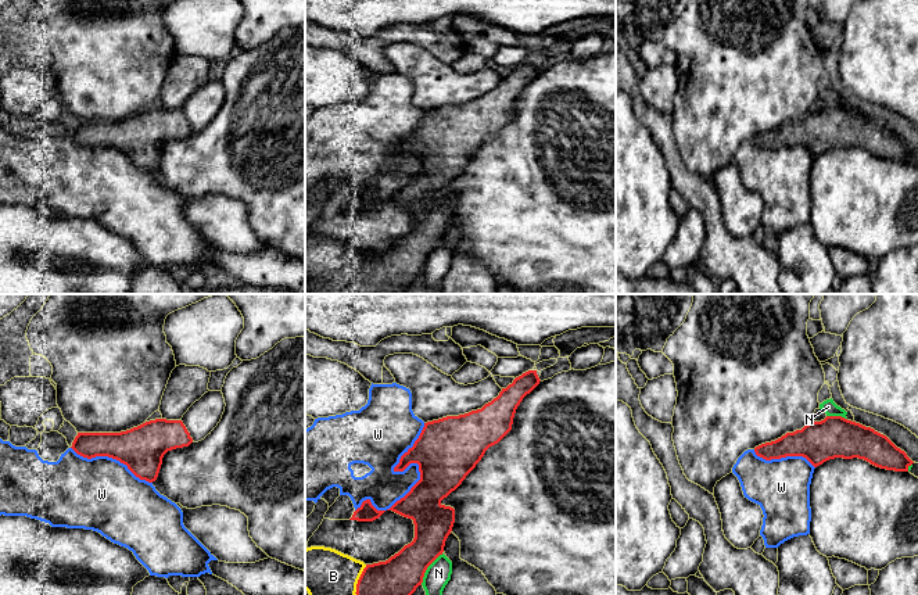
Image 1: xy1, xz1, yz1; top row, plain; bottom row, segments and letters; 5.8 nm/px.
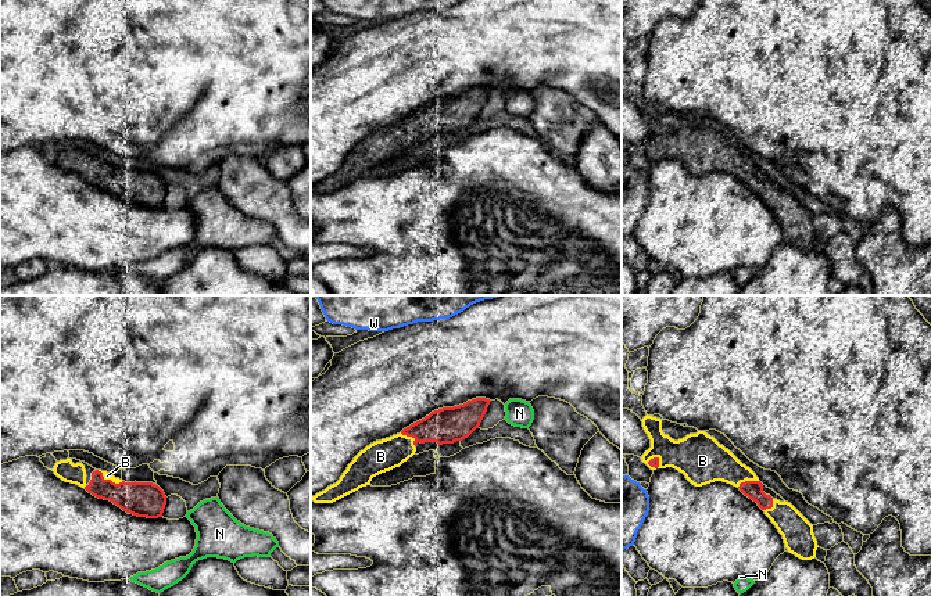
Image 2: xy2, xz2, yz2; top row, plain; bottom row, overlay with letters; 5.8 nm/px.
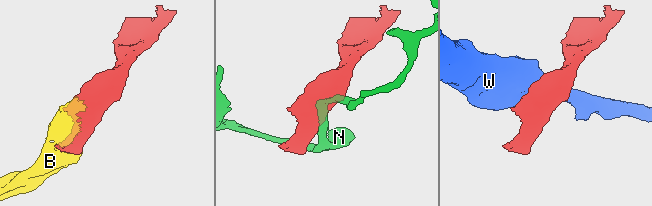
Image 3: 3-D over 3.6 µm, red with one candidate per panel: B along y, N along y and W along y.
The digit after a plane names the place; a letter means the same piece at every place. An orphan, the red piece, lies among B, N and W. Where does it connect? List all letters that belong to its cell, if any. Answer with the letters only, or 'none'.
B

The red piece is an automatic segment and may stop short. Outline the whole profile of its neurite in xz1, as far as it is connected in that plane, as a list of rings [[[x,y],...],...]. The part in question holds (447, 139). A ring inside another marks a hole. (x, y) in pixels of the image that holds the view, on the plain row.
[[[528,60],[516,67],[512,74],[502,78],[499,85],[481,98],[471,100],[459,105],[447,105],[438,110],[424,112],[424,117],[415,130],[399,148],[394,161],[404,161],[410,153],[419,154],[420,169],[410,180],[397,190],[390,198],[404,207],[412,208],[415,214],[415,227],[405,234],[398,243],[386,251],[365,254],[348,244],[324,236],[311,236],[305,239],[305,279],[309,283],[312,294],[401,294],[405,291],[419,275],[423,272],[427,257],[444,241],[445,230],[452,221],[455,212],[455,198],[441,193],[452,180],[455,180],[466,165],[481,150],[485,140],[498,133],[510,119],[517,96],[523,87],[530,83],[538,74],[537,60]]]

